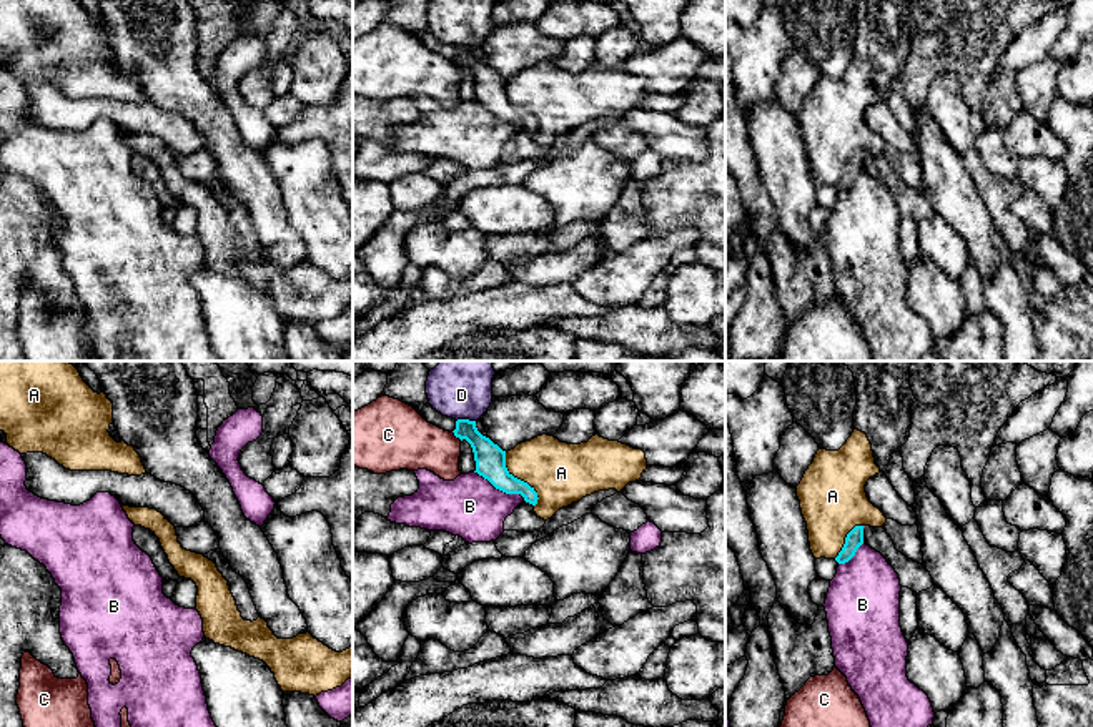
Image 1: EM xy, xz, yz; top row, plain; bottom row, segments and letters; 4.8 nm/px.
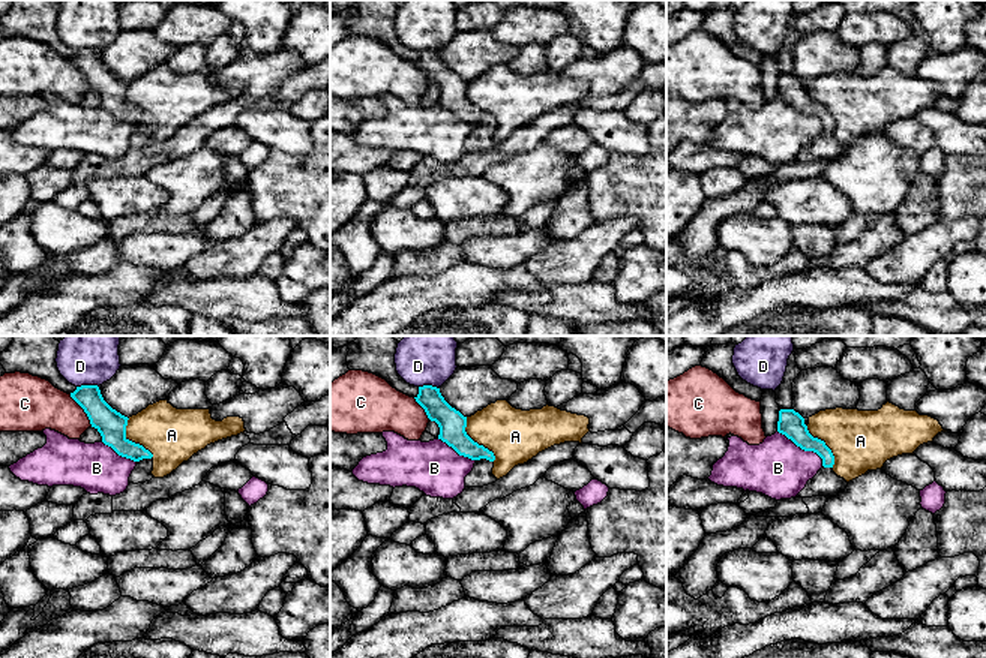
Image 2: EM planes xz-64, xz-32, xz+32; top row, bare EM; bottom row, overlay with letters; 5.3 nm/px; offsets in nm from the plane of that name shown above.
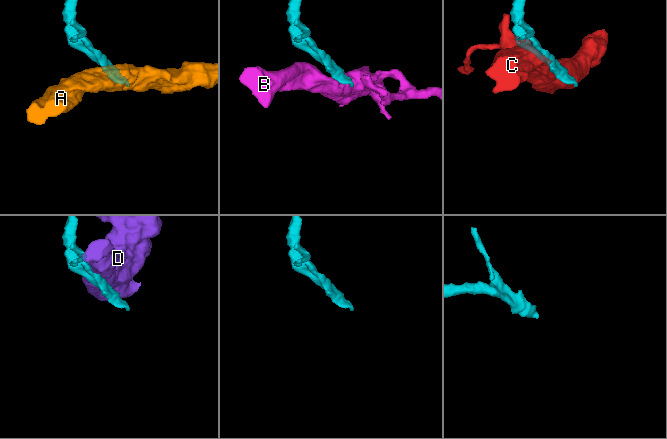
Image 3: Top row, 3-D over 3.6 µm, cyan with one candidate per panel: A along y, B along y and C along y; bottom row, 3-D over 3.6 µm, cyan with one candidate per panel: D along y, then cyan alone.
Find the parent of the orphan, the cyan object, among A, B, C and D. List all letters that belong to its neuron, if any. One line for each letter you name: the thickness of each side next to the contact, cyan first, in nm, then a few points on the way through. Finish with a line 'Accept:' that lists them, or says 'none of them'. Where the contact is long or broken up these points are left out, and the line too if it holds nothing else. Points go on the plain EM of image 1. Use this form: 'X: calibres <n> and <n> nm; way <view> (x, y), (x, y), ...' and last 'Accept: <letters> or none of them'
Accept: none of them

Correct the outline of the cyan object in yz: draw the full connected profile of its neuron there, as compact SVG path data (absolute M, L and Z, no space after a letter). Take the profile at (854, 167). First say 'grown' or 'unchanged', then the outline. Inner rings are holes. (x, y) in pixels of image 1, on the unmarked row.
grown; M855 153L845 165L845 171L835 188L838 191L848 190L857 176L867 171L880 180L887 190L895 196L902 215L908 215L913 220L927 218L933 213L933 206L923 191L913 190L895 176L892 165L885 155Z

